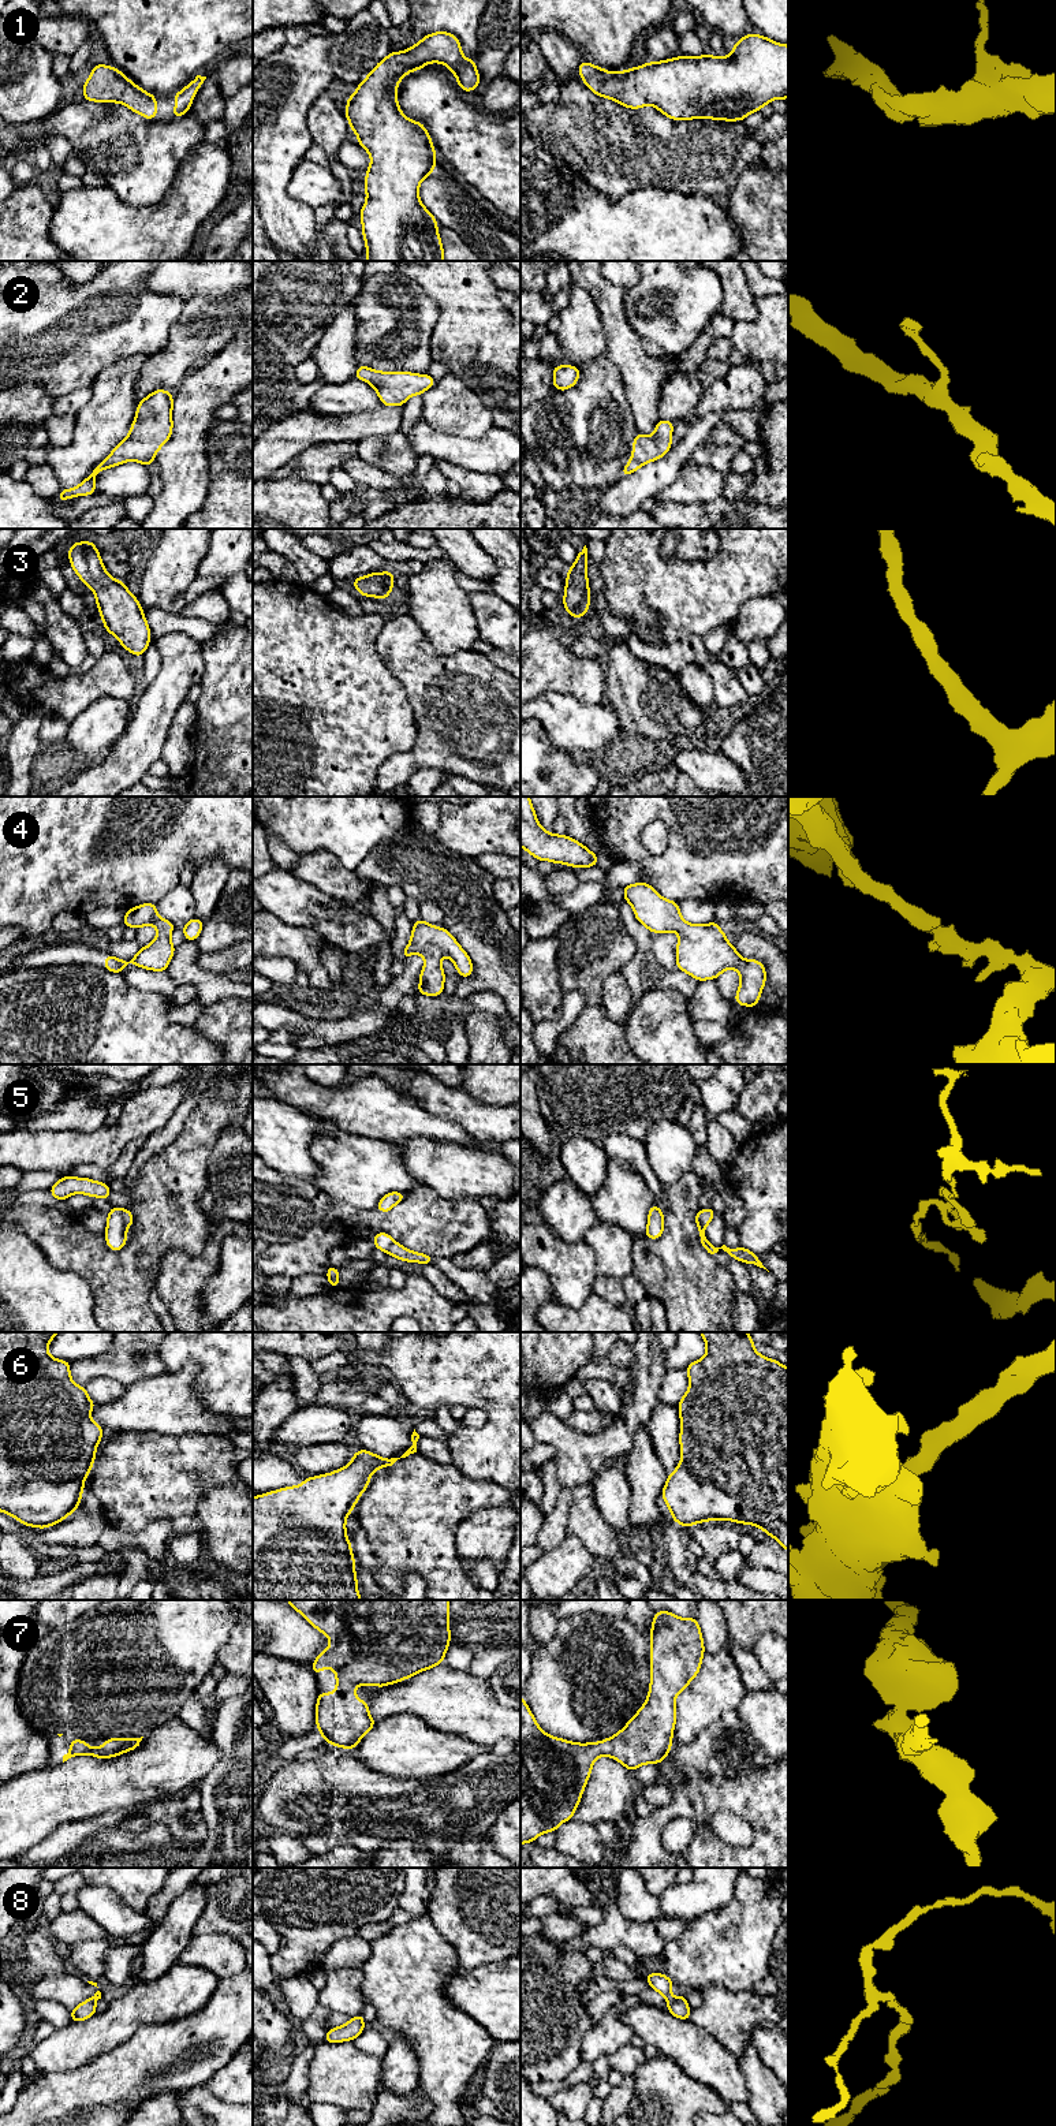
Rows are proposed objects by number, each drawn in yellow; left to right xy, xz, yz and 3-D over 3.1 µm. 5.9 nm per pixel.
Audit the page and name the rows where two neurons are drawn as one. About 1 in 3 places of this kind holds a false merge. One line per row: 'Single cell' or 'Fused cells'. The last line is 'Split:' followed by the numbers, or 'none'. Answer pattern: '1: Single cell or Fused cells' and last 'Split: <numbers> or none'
1: Single cell
2: Single cell
3: Single cell
4: Single cell
5: Fused cells
6: Single cell
7: Single cell
8: Single cell
Split: 5

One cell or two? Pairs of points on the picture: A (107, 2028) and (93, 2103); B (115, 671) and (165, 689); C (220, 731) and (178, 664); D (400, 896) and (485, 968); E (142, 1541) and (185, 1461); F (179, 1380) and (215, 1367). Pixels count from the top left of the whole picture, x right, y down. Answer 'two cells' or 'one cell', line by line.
A: two cells
B: two cells
C: two cells
D: two cells
E: two cells
F: two cells

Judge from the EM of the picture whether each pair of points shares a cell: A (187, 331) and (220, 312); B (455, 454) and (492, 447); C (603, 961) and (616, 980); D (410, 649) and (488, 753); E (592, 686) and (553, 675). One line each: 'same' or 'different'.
A: same
B: same
C: different
D: same
E: same

